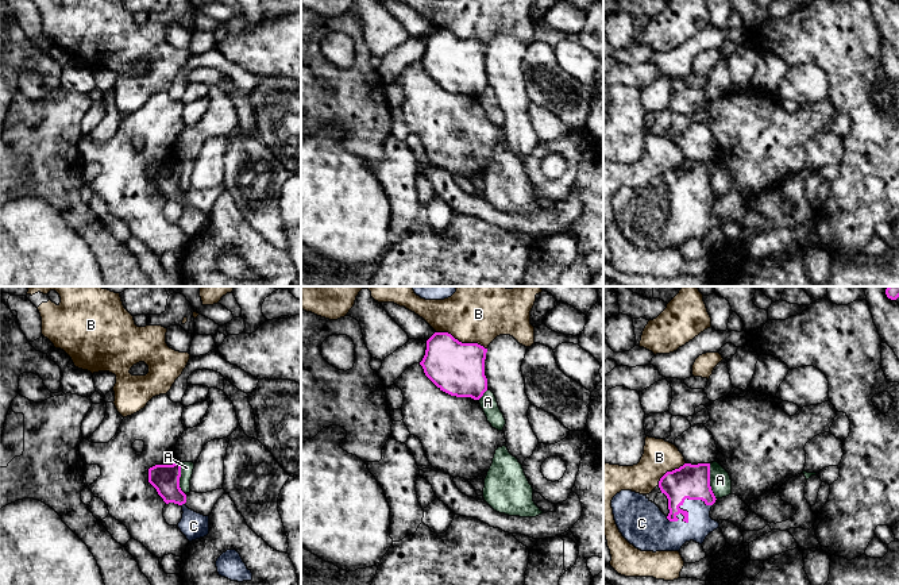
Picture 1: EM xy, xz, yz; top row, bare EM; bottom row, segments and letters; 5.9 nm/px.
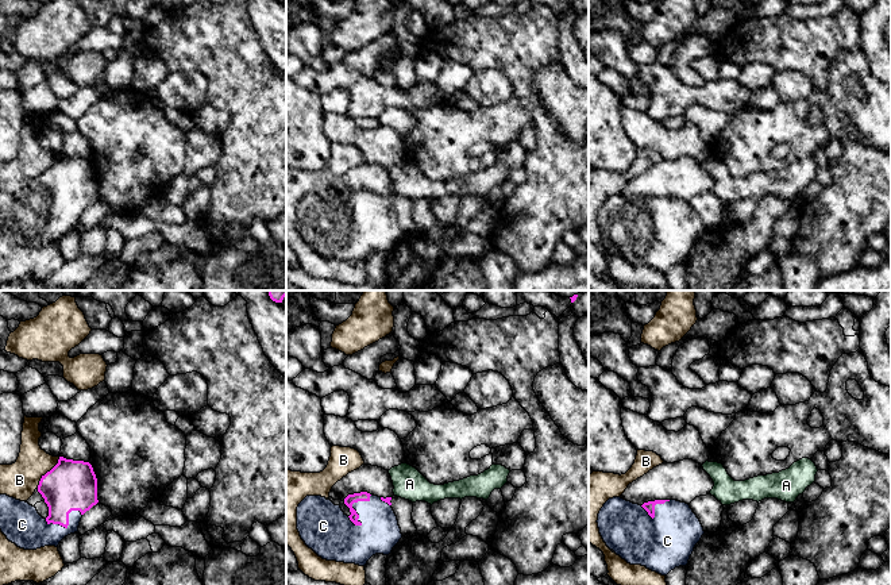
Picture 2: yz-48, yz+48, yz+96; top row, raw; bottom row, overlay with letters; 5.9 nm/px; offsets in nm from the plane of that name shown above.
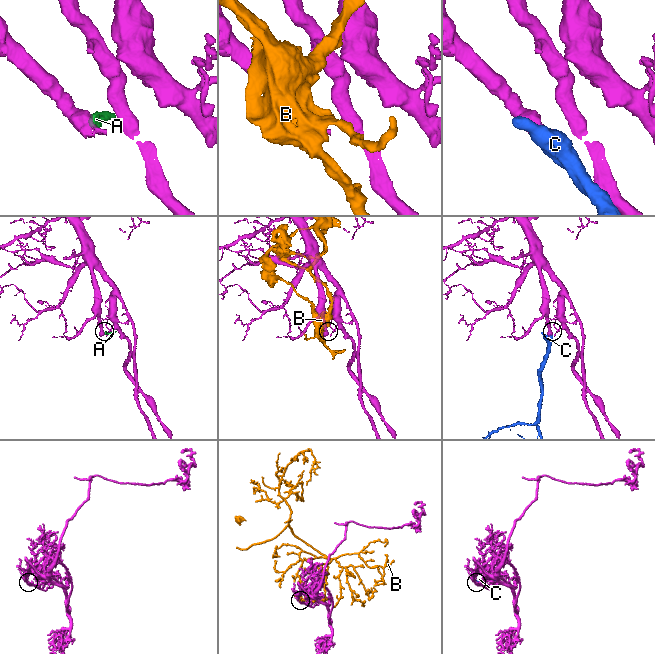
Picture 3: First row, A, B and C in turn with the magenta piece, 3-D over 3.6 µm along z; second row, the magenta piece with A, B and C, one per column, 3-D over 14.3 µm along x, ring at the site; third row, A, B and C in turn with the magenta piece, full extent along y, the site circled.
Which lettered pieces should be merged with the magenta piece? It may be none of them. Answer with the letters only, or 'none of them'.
C

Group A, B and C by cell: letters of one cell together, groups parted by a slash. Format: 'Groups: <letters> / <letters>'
Groups: A / B / C

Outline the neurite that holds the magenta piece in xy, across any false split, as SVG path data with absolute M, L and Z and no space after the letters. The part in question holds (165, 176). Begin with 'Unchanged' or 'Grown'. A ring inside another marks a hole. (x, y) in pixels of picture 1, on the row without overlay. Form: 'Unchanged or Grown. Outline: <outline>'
Grown. Outline: M181 161L155 162L148 166L148 180L157 186L166 201L174 200L182 204L182 216L178 226L189 239L209 231L209 213L189 207L186 192L180 185Z

